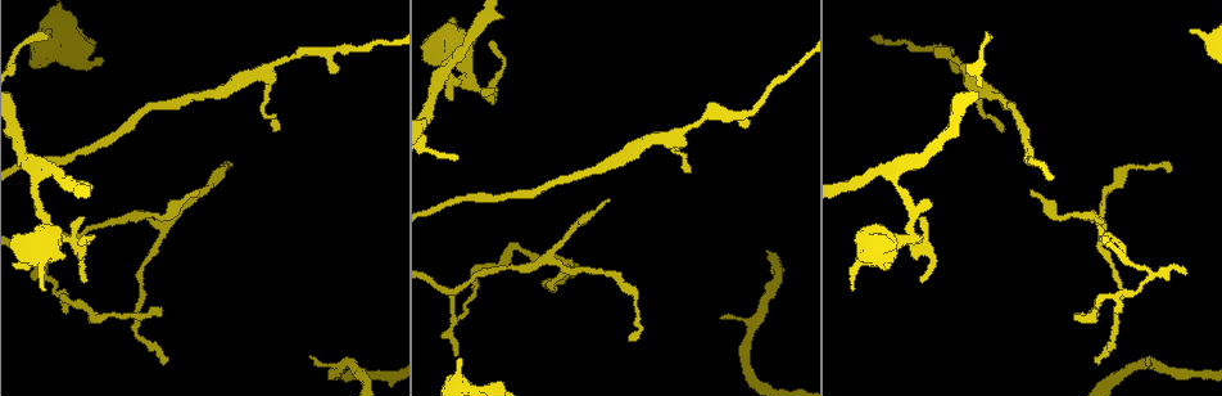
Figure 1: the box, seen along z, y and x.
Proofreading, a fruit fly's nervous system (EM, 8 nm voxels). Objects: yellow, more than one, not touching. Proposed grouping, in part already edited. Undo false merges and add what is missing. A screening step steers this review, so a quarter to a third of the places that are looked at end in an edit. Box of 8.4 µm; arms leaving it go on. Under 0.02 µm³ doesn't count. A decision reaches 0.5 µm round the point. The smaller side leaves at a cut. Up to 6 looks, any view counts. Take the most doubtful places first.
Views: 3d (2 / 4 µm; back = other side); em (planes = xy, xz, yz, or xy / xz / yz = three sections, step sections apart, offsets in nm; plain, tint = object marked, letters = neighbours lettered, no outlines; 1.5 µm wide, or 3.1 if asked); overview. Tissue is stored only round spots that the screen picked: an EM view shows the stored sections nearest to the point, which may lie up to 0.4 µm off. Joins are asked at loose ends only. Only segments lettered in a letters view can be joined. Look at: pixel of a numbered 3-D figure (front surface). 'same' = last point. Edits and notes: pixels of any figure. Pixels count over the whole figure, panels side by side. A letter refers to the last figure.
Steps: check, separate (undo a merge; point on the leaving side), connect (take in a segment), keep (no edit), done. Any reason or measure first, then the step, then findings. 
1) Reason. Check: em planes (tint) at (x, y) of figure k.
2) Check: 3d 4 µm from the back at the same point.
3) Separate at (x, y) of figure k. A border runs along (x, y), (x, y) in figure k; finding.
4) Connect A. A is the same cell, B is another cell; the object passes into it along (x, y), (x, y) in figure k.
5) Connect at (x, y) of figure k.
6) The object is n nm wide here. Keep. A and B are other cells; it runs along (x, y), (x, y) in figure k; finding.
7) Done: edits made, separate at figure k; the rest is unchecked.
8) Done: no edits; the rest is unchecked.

Arms part here. Check: 3d 4 µm at (904, 242) of figure 1.

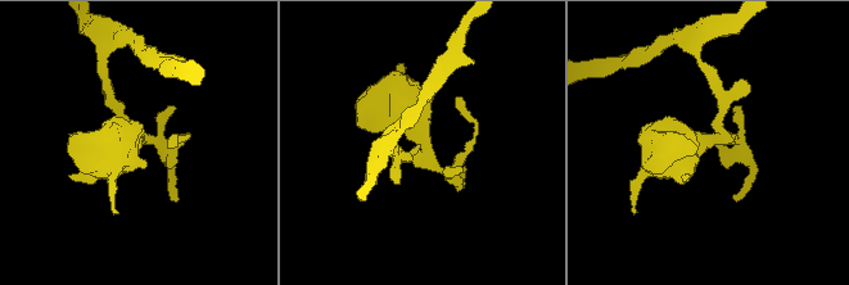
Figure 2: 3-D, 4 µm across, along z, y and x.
3 arms meet here; the arms are 180, 180, 700 nm wide. Check: em xy step 8 (tint) at (706, 142) of figure 2.

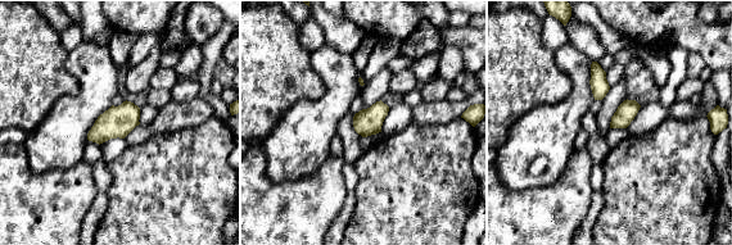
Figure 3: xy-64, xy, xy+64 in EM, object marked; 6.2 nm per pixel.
Check: em xy step 8 (letters) at the same point.

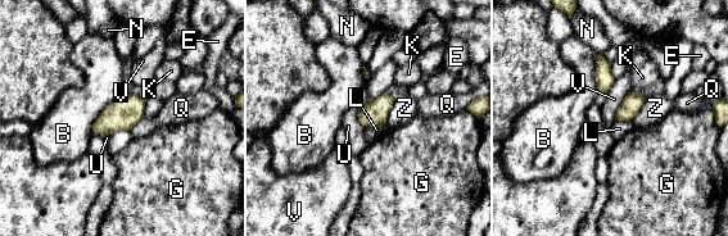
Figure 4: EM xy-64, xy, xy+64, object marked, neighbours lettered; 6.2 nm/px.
The object is 120 nm wide here. Keep. B, E, G, K, L, N, Q, U, V and Z are other cells; a border runs along (358, 107), (358, 121), (367, 128) in figure 4; all the same neuron.

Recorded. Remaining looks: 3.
Free end. Check: 3d 2 µm at (954, 71) of figure 1.

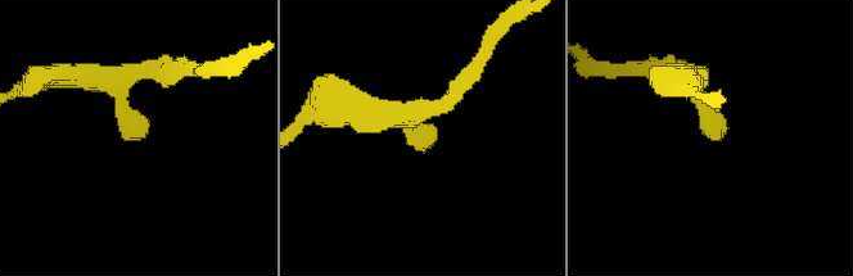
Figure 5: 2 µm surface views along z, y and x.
Check: em planes (tint) at (714, 138) of figure 5.

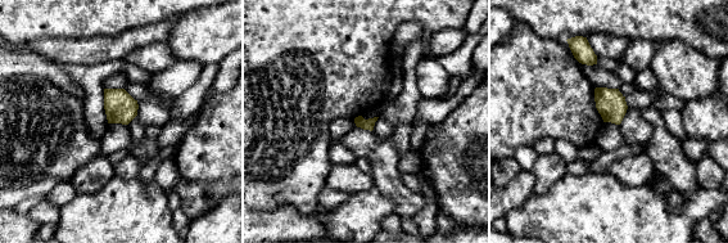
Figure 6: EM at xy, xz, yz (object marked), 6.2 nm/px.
What lies round it. Check: em planes (letters) at the same point.

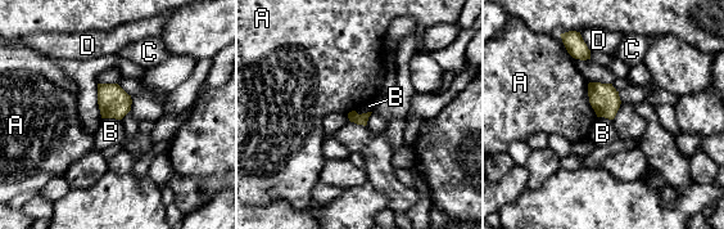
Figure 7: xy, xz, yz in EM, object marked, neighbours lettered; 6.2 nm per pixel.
Keep. A, B, C and D are other cells; a border runs along (103, 117), (121, 120) in figure 7; none of them fits.

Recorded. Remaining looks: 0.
Done: no edits; the rest is unchecked.

